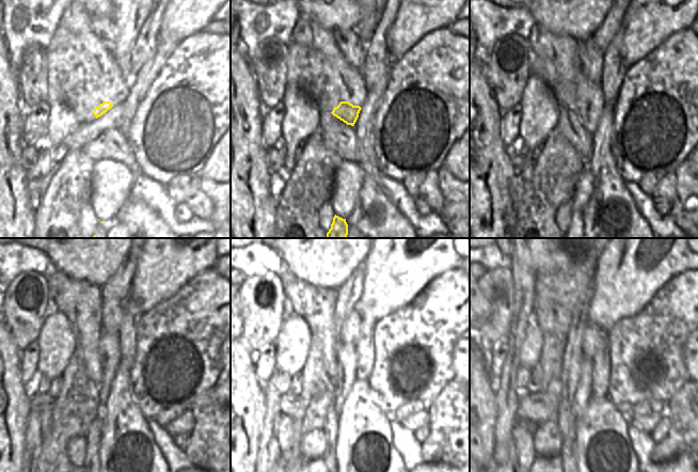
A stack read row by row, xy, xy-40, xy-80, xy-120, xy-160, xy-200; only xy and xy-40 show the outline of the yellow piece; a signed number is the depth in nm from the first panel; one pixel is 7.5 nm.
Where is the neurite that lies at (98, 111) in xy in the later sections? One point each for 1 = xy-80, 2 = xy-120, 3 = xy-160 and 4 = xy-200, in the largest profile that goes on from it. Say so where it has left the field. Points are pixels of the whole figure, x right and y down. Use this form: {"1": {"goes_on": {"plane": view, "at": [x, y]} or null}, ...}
{"1": {"goes_on": {"plane": "xy-80", "at": [589, 114]}}, "2": {"goes_on": {"plane": "xy-120", "at": [110, 354]}}, "3": {"goes_on": {"plane": "xy-160", "at": [347, 362]}}, "4": {"goes_on": {"plane": "xy-200", "at": [582, 397]}}}

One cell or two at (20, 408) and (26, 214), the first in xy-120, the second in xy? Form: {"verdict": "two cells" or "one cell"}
{"verdict": "one cell"}

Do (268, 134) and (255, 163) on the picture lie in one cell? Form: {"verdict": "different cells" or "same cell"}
{"verdict": "different cells"}

